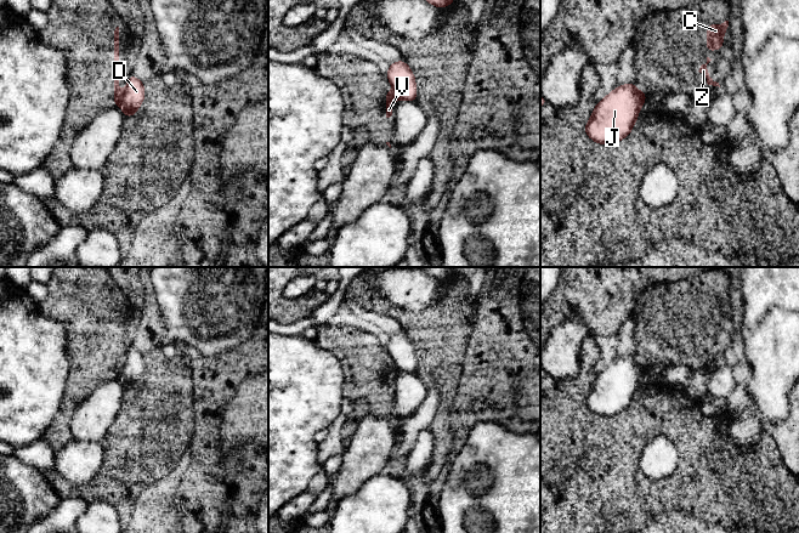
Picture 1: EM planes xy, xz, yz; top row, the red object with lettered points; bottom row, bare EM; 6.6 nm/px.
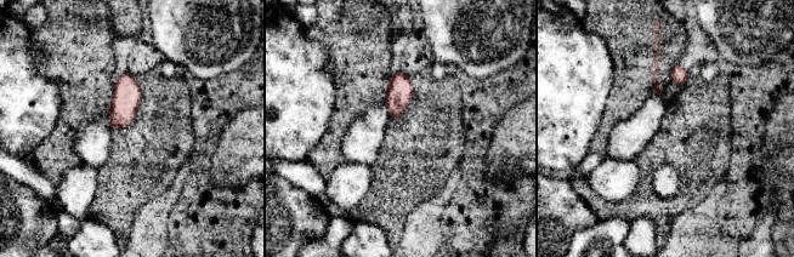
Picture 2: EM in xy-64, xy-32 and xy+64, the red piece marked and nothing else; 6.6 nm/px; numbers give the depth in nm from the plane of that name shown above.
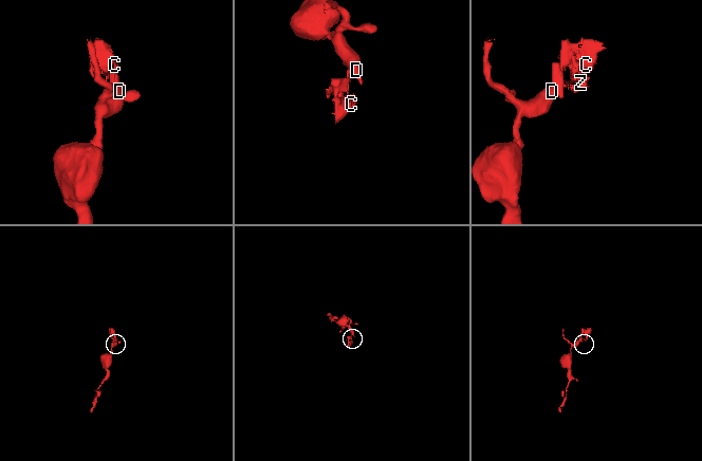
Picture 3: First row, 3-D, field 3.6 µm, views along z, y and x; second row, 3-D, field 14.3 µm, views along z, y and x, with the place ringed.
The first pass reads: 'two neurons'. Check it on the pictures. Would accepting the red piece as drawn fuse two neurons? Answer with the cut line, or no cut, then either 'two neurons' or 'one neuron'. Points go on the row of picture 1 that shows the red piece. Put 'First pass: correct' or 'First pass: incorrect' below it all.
cut in xy along (124, 91), (118, 105); two neurons
First pass: correct

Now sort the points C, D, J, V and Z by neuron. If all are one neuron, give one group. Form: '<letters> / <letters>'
C V Z / D J

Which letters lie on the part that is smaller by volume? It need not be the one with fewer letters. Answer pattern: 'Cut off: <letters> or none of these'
Cut off: C, V, Z

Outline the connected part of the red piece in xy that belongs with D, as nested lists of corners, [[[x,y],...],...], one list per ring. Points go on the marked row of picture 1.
[[[134,75],[129,76],[124,96],[120,101],[120,108],[126,117],[131,117],[137,113],[138,107],[144,100],[144,85]]]

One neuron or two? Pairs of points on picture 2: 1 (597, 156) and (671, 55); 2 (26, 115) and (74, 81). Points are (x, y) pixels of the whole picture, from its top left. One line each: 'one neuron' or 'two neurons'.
1: two neurons
2: two neurons

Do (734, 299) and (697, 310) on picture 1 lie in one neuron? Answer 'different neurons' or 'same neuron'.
same neuron

